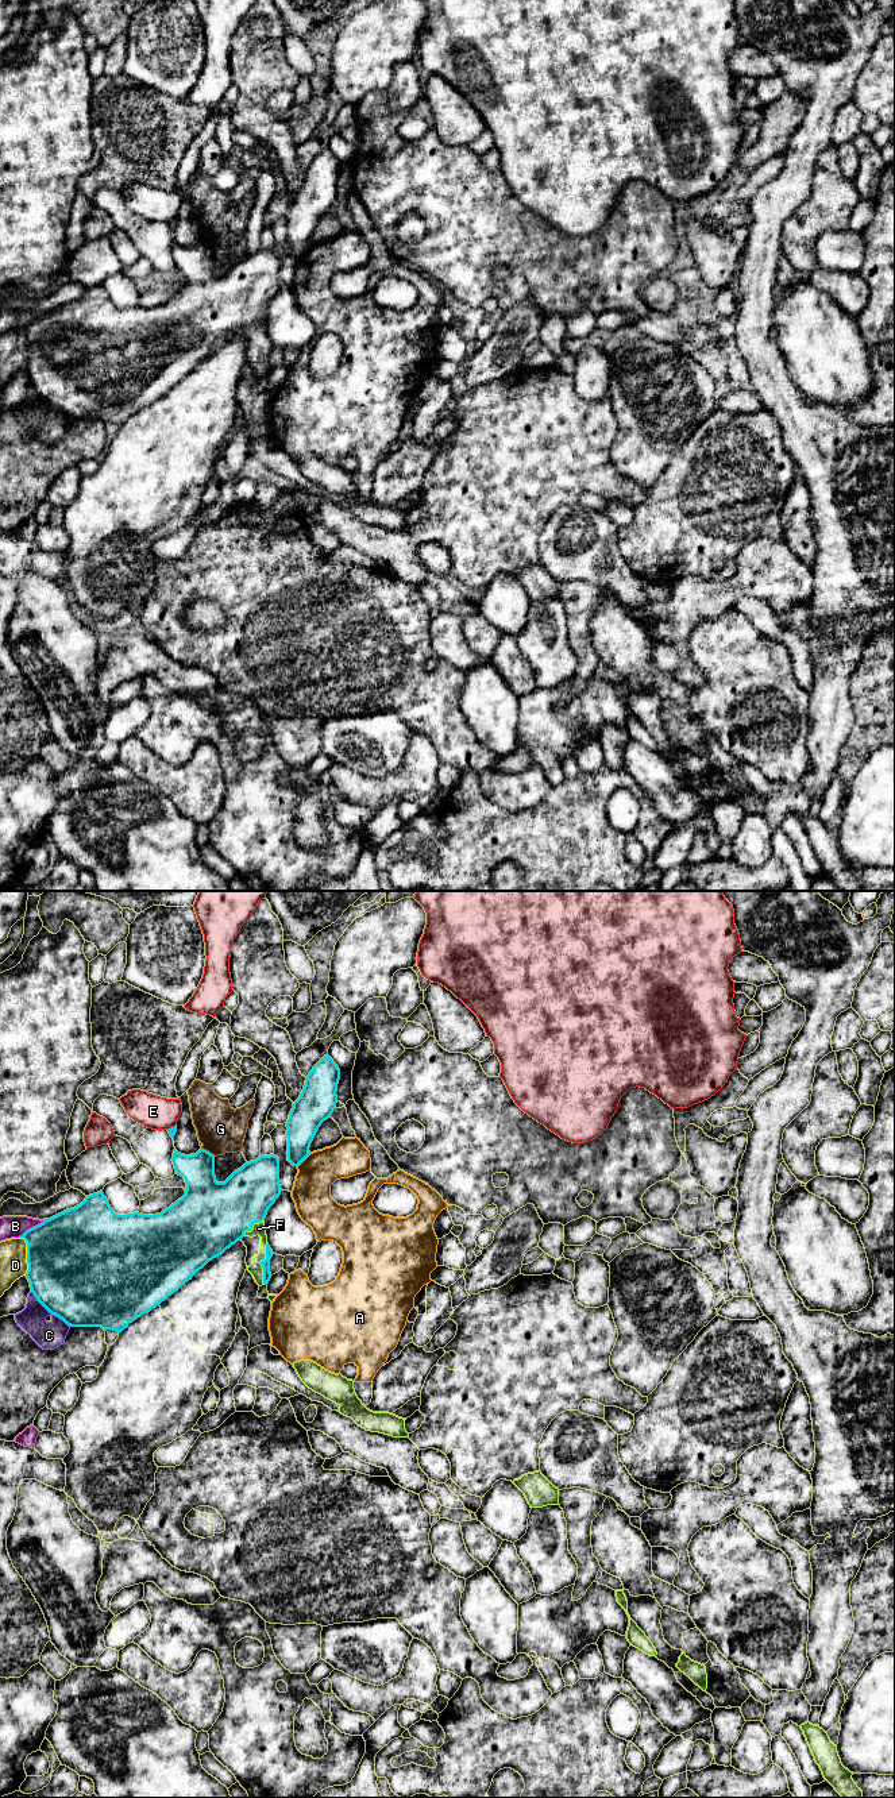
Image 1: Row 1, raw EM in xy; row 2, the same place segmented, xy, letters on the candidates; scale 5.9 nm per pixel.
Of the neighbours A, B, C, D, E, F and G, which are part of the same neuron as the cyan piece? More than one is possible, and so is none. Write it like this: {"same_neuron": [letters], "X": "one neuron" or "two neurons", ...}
{"same_neuron": ["F"], "A": "two neurons", "B": "two neurons", "C": "two neurons", "D": "two neurons", "E": "two neurons", "F": "one neuron", "G": "two neurons"}

